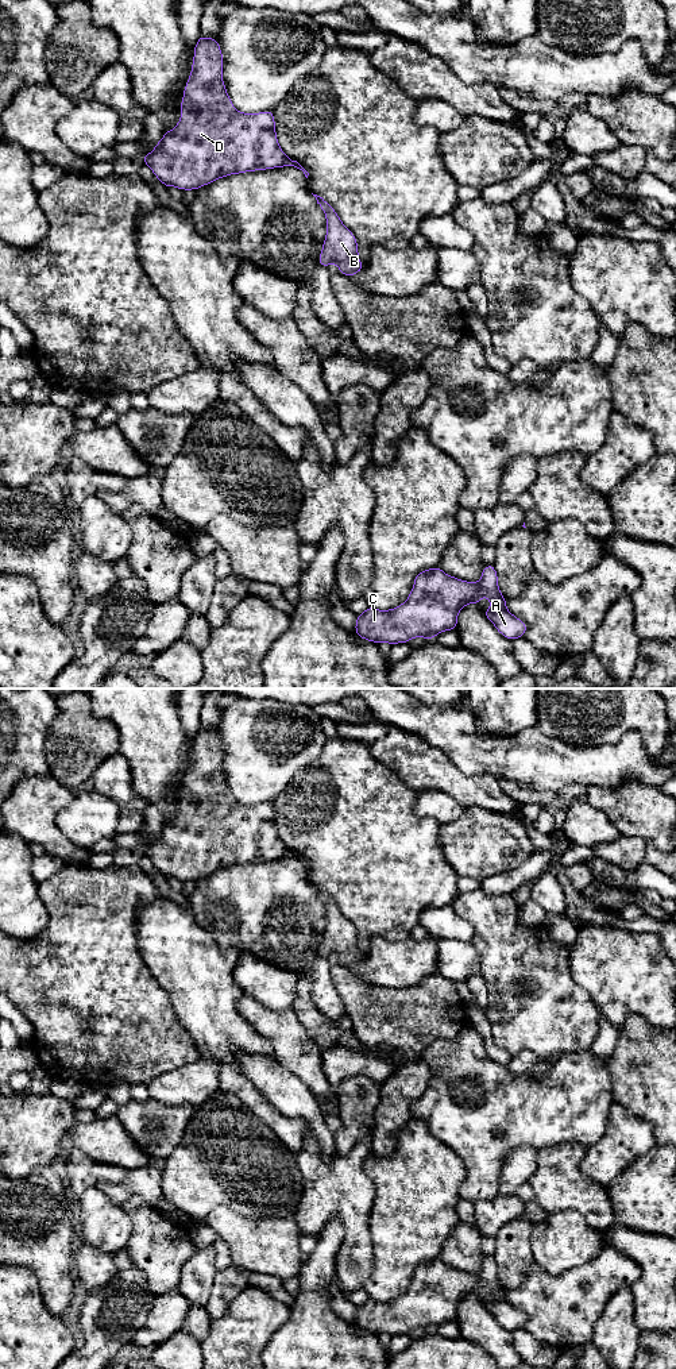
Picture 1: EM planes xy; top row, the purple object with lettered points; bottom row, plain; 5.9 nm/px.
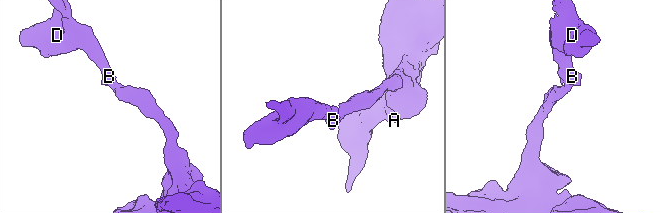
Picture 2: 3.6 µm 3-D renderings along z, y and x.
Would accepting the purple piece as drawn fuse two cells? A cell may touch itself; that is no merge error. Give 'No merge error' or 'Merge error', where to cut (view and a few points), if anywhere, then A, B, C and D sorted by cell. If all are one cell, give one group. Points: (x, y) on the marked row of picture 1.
No merge error. No split. Groups: A B C D

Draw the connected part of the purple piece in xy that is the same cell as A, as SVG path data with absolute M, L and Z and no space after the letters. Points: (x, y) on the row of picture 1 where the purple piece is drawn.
M494 564L483 567L476 583L445 574L439 566L418 572L407 599L390 610L368 606L358 614L355 633L372 643L399 644L414 637L434 639L457 628L457 614L468 603L487 597L491 606L483 614L509 640L524 637L526 624L506 608Z

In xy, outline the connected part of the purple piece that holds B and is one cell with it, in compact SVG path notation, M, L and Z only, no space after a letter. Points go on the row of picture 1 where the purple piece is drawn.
M317 194L313 196L327 219L327 235L317 263L325 267L335 263L341 274L356 275L366 263L359 261L355 235L343 224L329 203Z

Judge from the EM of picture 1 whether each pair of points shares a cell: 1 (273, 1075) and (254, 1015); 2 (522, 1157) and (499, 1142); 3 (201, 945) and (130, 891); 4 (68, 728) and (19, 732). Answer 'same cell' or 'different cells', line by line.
1: different cells
2: different cells
3: different cells
4: different cells

